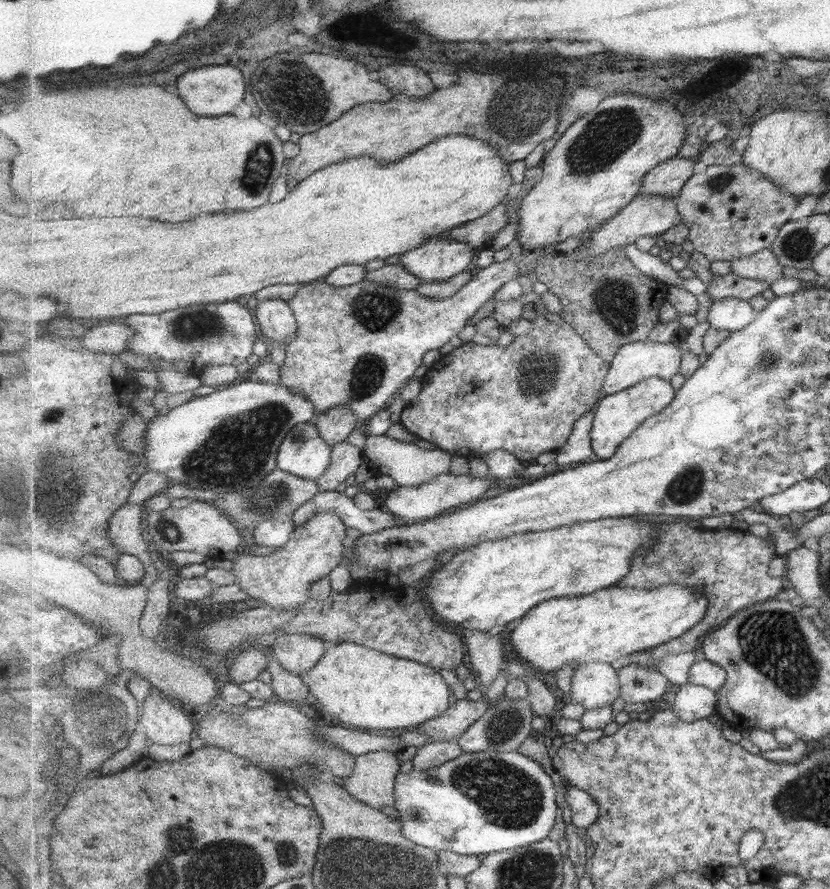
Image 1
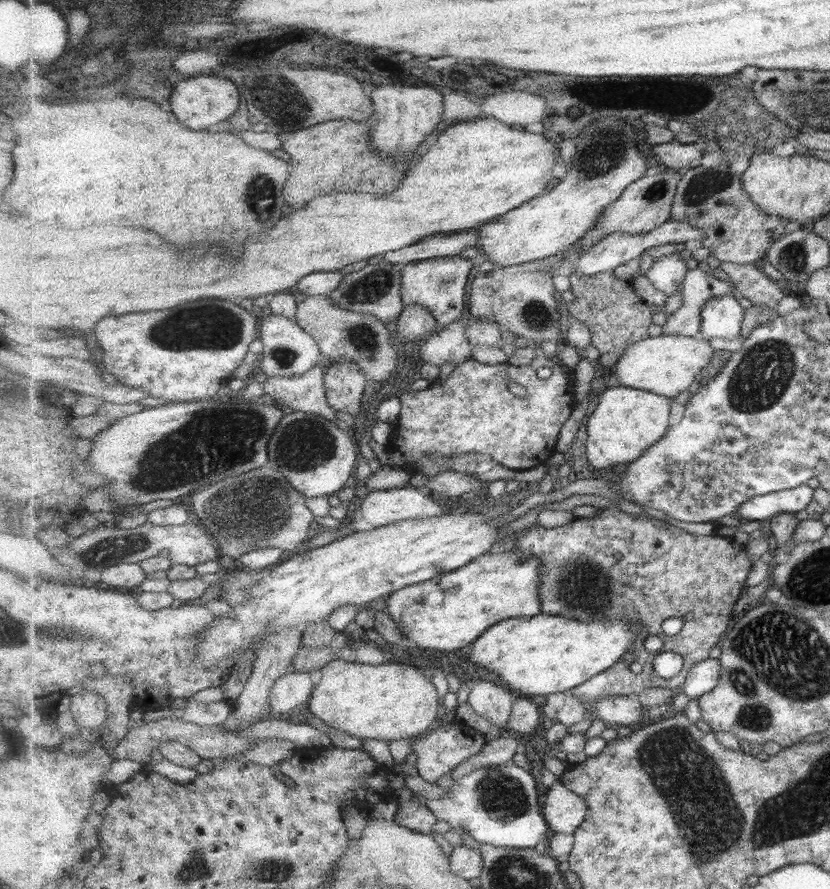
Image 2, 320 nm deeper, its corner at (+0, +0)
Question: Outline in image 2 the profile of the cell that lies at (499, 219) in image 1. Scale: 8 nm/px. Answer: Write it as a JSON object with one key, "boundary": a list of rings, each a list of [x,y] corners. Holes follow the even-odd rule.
{"boundary":[[[480,230],[463,231],[453,234],[428,235],[417,244],[412,244],[399,251],[387,252],[383,261],[399,266],[407,266],[423,260],[439,259],[461,255],[464,248],[479,247]]]}

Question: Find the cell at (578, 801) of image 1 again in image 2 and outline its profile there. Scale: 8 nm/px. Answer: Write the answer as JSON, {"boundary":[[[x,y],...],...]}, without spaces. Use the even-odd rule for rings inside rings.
{"boundary":[[[561,779],[547,790],[546,798],[543,813],[552,833],[574,834],[590,812],[582,795],[569,790]]]}

